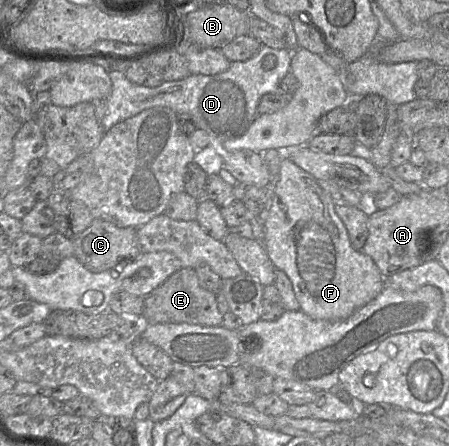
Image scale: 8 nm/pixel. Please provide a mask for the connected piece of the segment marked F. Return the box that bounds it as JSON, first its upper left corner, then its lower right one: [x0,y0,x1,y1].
[262,158,384,319]

